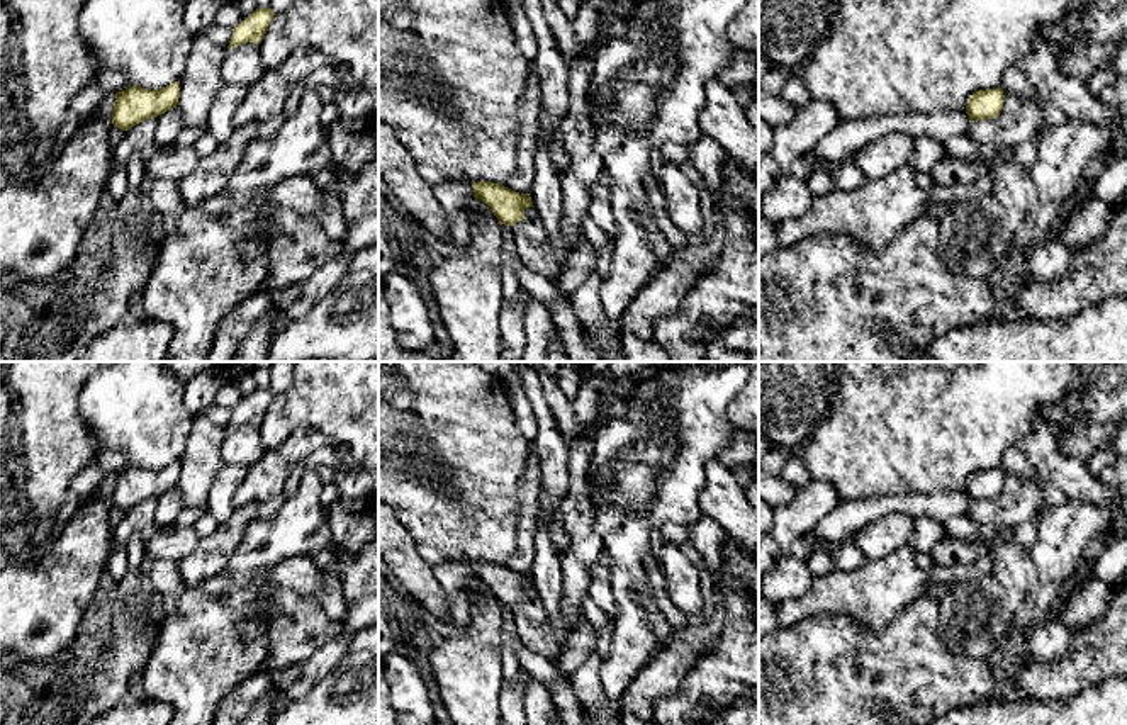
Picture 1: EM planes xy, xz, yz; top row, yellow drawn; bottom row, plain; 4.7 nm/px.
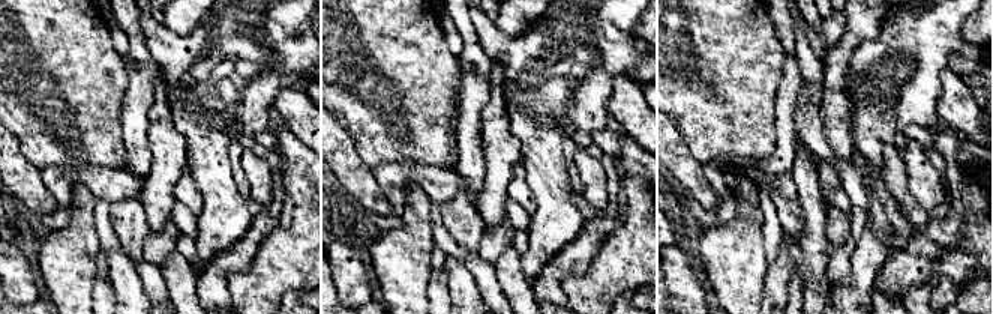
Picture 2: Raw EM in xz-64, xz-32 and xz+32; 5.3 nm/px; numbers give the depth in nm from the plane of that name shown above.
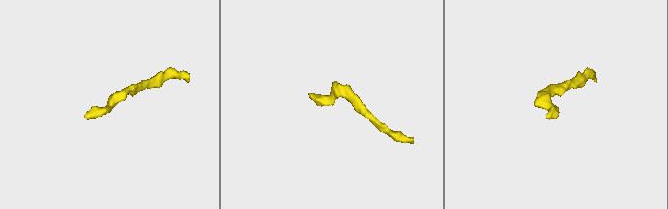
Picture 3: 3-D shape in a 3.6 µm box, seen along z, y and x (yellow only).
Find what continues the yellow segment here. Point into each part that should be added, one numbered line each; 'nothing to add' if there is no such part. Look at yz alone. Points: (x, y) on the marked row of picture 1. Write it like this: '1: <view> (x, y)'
nothing to add

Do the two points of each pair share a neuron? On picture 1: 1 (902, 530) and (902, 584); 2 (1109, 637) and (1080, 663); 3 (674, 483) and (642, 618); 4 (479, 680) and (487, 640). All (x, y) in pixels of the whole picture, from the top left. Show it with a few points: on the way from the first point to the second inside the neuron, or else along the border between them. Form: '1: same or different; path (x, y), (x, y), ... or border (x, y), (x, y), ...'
1: different; border (907, 542), (886, 556), (868, 559)
2: same; path (1102, 644), (1087, 659)
3: same; path (647, 517), (632, 532), (632, 584)
4: same; path (479, 669), (479, 651)

